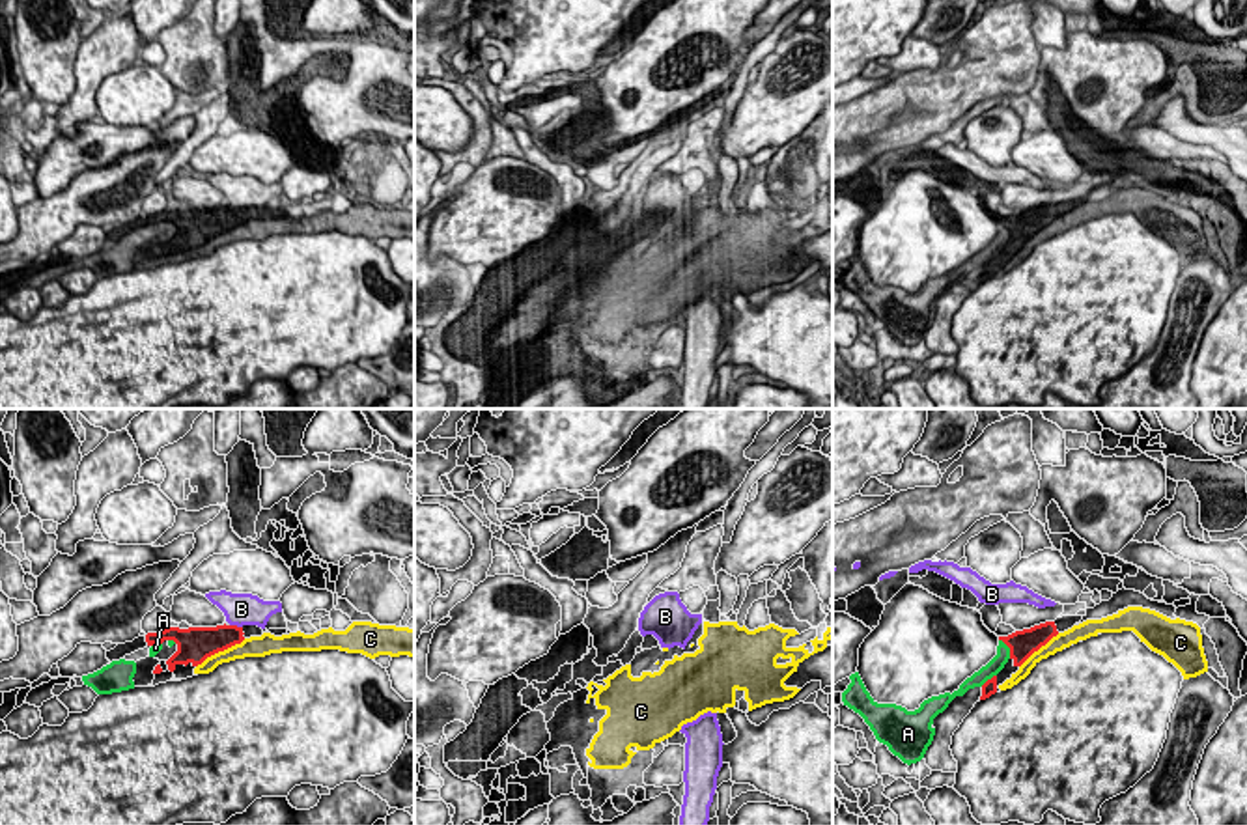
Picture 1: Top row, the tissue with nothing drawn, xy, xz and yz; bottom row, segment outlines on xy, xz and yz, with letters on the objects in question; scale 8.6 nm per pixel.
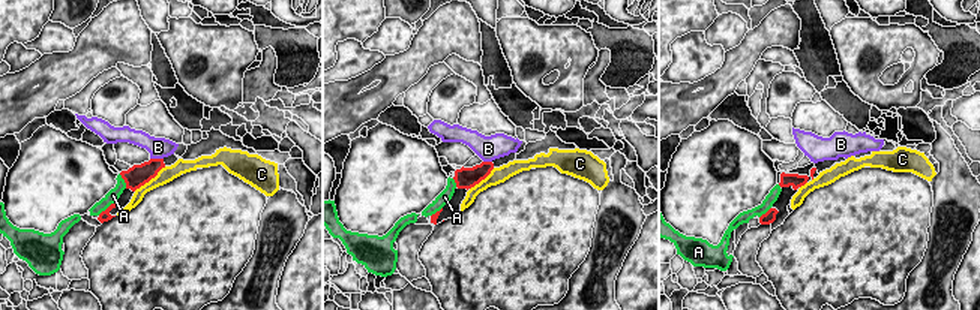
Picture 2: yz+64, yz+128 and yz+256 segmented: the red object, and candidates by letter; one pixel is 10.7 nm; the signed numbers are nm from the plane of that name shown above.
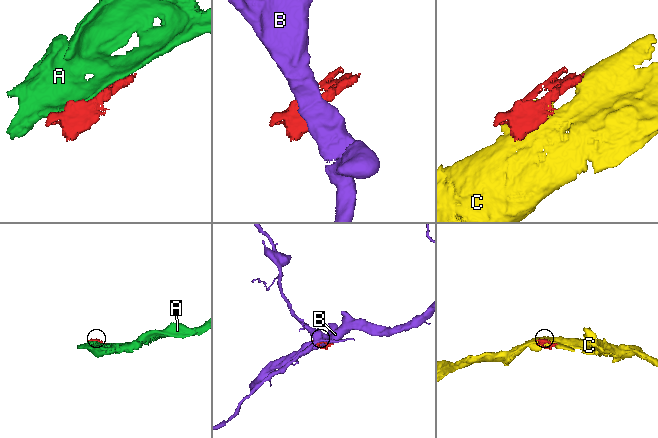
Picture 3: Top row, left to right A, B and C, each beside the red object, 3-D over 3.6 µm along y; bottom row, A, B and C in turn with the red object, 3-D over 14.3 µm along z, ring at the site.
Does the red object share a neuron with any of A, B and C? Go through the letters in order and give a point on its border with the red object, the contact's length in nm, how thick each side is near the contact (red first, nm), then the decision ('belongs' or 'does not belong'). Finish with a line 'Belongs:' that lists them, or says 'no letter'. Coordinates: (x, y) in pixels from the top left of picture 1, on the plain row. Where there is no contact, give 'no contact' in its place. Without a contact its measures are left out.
A: yz (1008, 228) | 200 nm | 240/140 nm | does not belong
B: xy (236, 208) | 120 nm | 240/280 nm | does not belong
C: xy (221, 232) | 500 nm | 320/160 nm | does not belong
Belongs: no letter

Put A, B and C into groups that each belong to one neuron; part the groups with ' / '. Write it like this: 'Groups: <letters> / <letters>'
Groups: A / B / C

